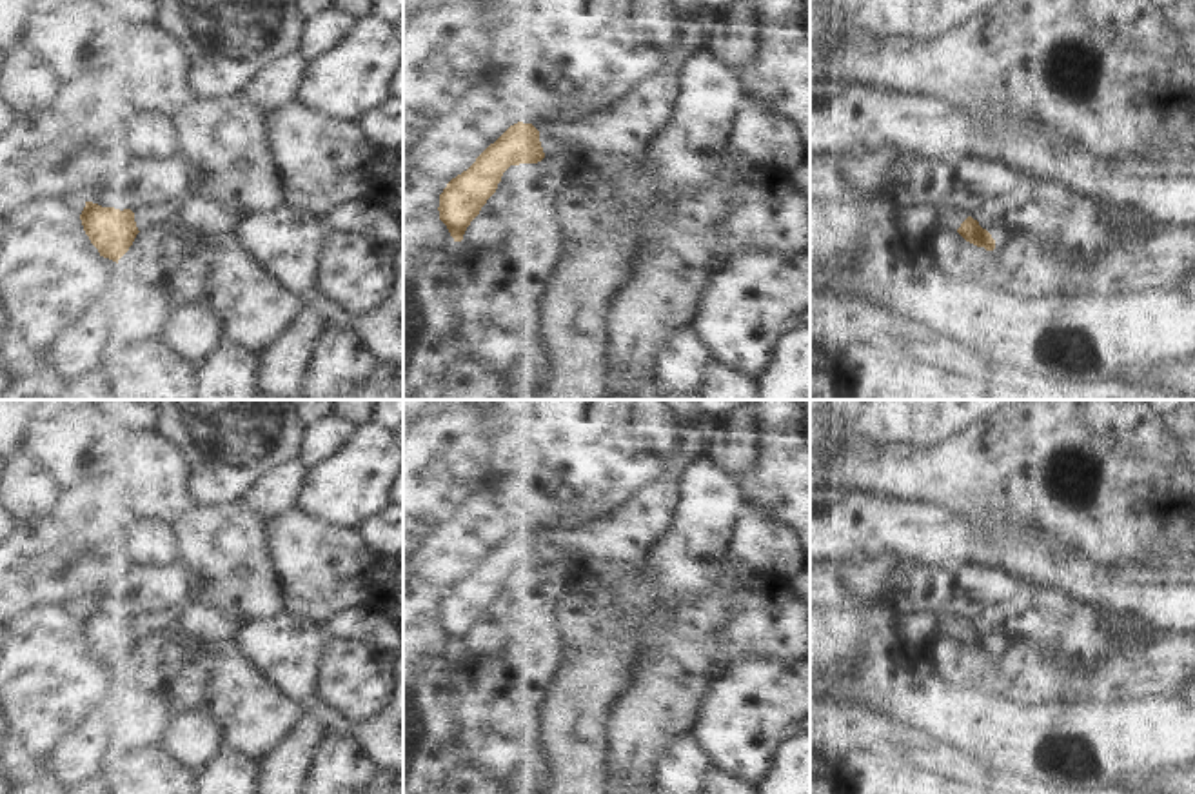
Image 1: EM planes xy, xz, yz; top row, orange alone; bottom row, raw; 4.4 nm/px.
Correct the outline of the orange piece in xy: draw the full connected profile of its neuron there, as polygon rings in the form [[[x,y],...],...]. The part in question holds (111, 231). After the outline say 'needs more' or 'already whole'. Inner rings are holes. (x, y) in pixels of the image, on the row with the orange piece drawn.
[[[193,193],[163,205],[142,209],[114,209],[85,202],[80,214],[85,234],[100,256],[118,263],[136,234],[160,223],[176,223],[202,234],[236,234],[245,214],[202,193]]]; needs more

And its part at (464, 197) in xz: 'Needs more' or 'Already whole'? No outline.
Needs more.

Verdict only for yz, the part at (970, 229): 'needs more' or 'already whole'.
needs more

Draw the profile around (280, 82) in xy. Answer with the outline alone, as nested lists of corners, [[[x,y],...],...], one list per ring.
[[[301,53],[269,64],[251,84],[249,98],[265,114],[298,102],[307,84],[311,64]]]

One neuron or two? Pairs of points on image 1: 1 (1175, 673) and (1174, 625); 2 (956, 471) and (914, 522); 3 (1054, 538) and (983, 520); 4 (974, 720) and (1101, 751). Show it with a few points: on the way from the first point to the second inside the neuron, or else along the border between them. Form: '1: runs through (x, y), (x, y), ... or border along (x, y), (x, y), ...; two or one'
1: border along (1163, 633), (1175, 635); two
2: border along (870, 489), (885, 496), (912, 500); two
3: runs through (1036, 522), (1001, 522); one
4: runs through (1007, 727), (1070, 731); one

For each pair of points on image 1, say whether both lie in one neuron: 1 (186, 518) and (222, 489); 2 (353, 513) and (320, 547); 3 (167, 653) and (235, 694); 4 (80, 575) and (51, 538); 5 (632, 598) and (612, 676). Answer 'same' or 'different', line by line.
1: different
2: different
3: same
4: same
5: same

